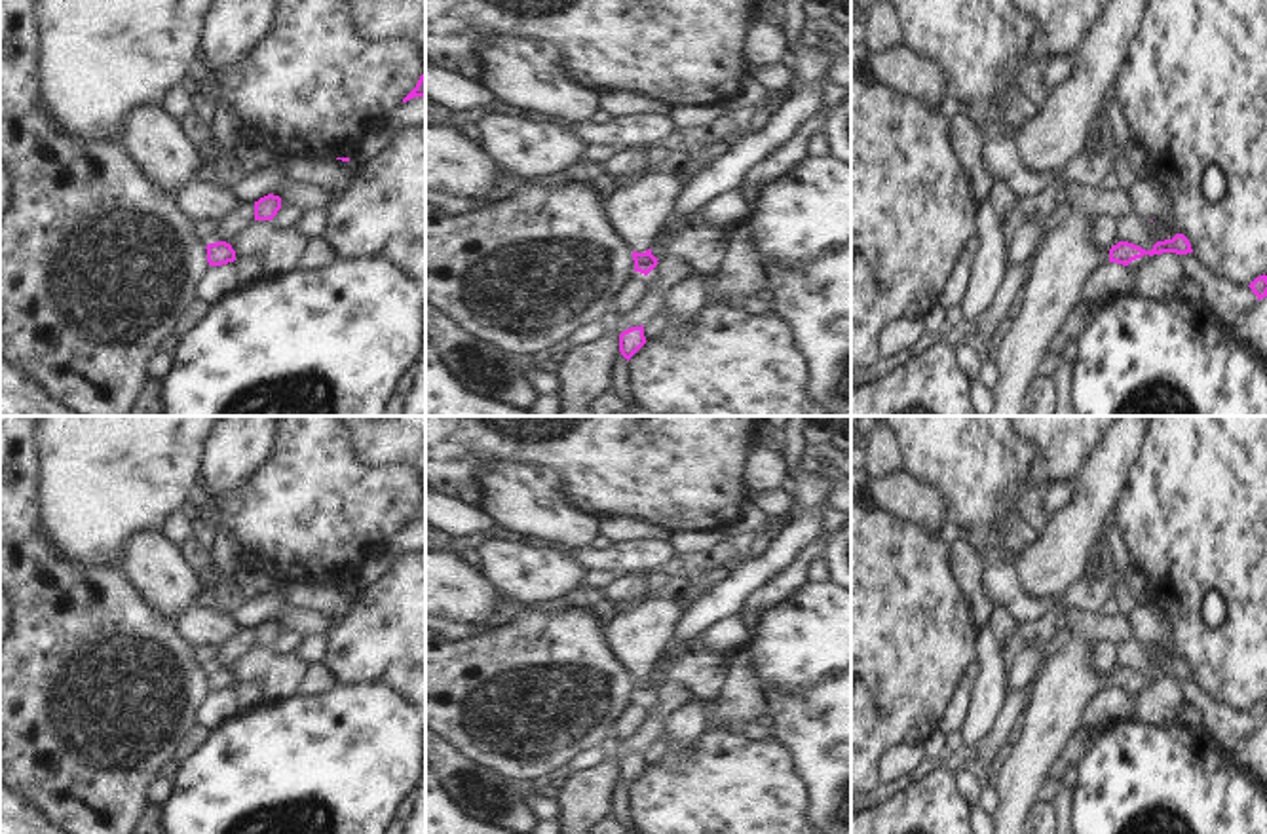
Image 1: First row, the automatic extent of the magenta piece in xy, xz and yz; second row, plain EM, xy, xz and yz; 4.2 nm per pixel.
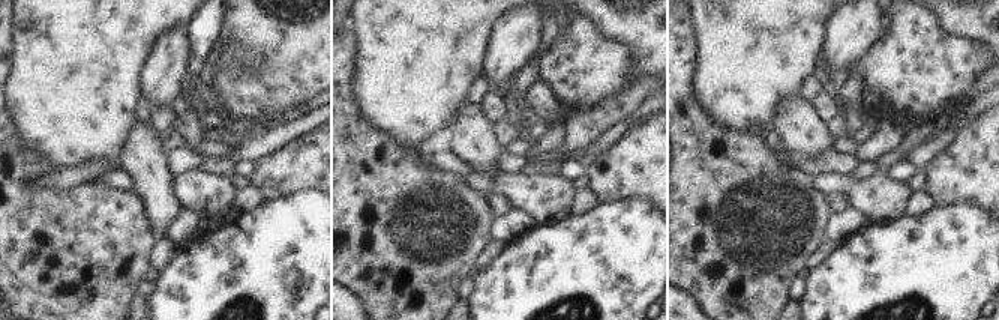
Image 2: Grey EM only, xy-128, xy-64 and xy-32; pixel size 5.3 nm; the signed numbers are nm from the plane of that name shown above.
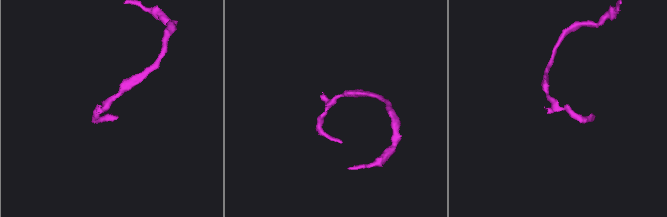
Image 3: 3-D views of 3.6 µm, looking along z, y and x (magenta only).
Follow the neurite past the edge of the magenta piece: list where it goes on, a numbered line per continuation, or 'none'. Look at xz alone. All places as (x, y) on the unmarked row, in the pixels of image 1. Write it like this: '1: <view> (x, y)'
1: xz (637, 637)

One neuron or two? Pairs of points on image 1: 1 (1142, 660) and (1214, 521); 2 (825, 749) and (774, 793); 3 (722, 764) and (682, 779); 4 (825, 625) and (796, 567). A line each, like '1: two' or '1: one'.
1: two
2: two
3: one
4: two

